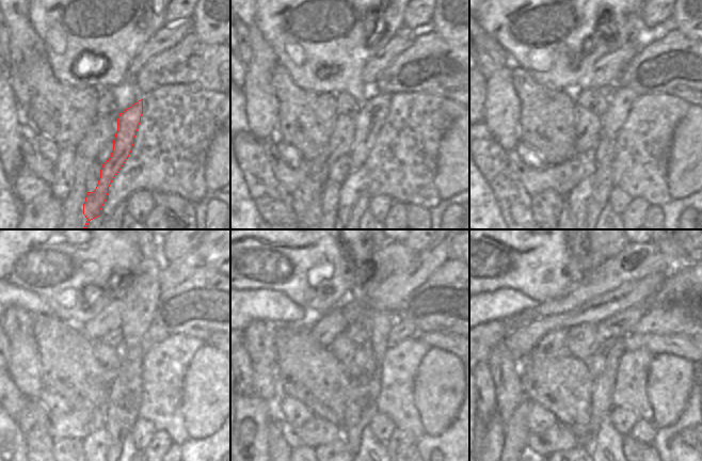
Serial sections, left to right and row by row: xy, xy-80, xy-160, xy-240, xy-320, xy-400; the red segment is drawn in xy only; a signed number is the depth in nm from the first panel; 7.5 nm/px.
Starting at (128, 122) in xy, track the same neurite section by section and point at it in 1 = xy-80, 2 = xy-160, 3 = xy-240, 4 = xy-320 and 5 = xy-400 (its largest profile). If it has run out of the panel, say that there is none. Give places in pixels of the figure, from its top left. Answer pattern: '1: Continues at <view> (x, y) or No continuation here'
1: Continues at xy-80 (370, 118)
2: Continues at xy-160 (621, 99)
3: Continues at xy-240 (155, 334)
4: Continues at xy-320 (401, 329)
5: Continues at xy-400 (675, 320)

